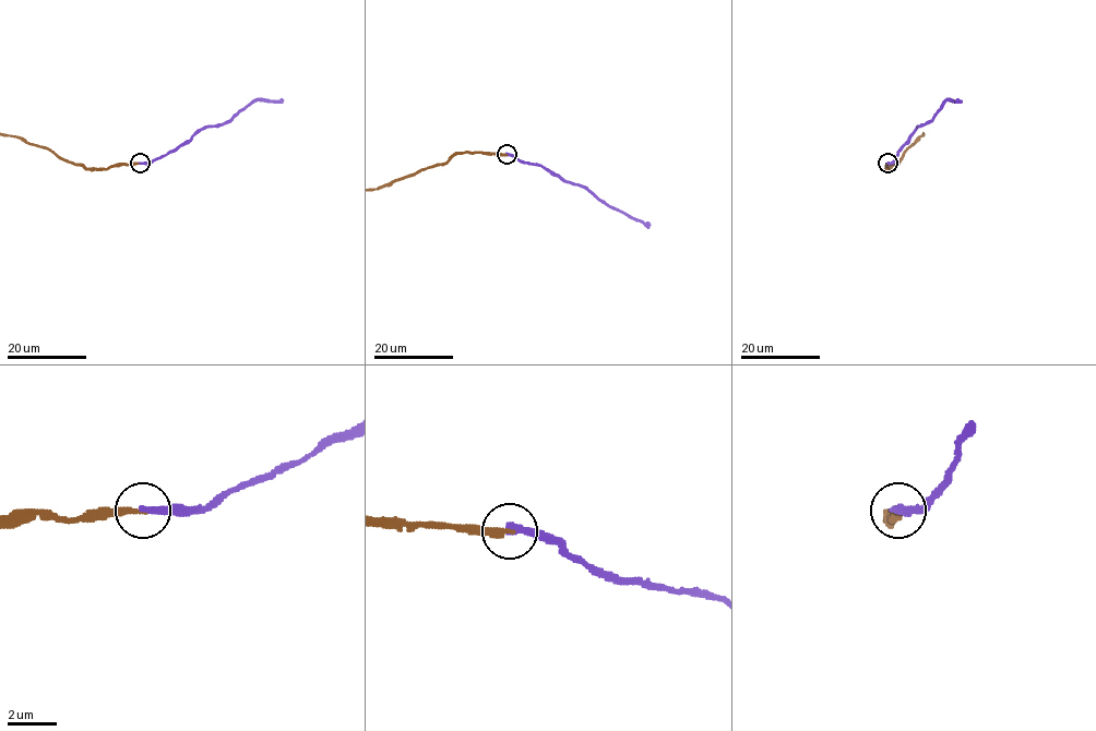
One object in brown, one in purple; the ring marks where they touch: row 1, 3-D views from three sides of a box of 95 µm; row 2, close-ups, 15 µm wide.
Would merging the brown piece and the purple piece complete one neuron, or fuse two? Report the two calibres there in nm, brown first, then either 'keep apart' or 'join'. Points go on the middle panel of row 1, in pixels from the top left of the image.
calibres 240 and 320 nm; keep apart

